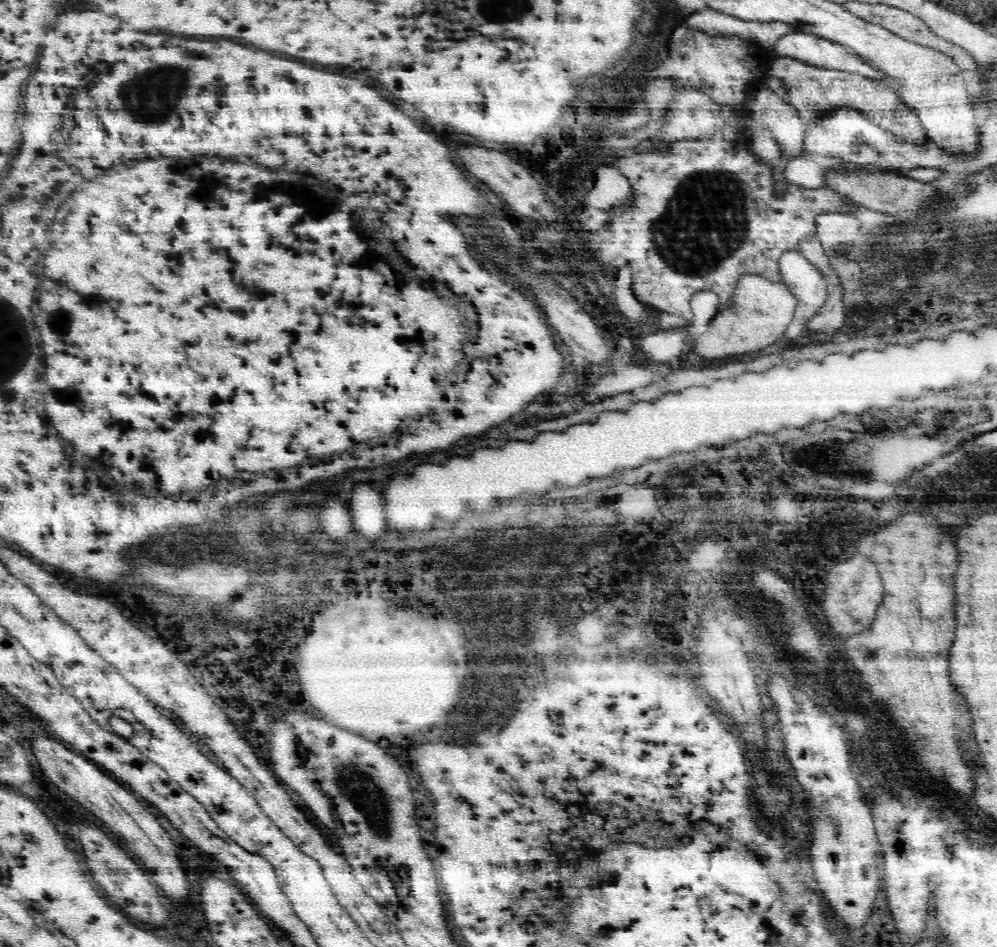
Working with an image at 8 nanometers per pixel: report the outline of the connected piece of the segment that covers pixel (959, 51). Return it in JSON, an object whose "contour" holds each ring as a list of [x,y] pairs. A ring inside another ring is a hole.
{"contour":[[[846,1],[841,4],[848,12],[850,12],[850,14],[863,18],[866,22],[883,26],[883,28],[888,29],[890,32],[893,32],[894,34],[897,34],[898,36],[901,36],[914,44],[920,44],[922,46],[943,52],[946,56],[953,58],[954,62],[961,67],[962,70],[976,70],[976,68],[978,68],[976,60],[968,54],[968,50],[962,48],[962,46],[958,46],[958,44],[950,42],[949,40],[944,40],[943,38],[936,36],[936,34],[930,30],[929,26],[921,18],[914,16],[907,10],[902,10],[901,8],[896,8],[885,4],[872,4],[858,1]]]}

